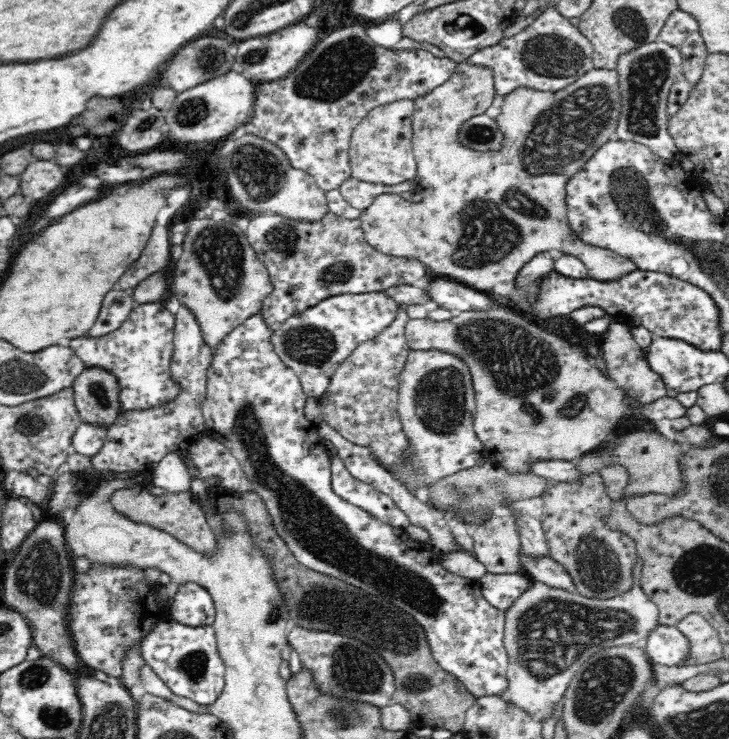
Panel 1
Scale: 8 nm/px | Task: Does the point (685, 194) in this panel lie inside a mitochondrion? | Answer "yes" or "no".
no

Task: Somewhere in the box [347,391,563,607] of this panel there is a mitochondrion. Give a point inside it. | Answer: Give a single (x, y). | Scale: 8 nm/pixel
(457, 493)

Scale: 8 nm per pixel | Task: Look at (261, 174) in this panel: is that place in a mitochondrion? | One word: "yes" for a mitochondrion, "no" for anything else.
yes

